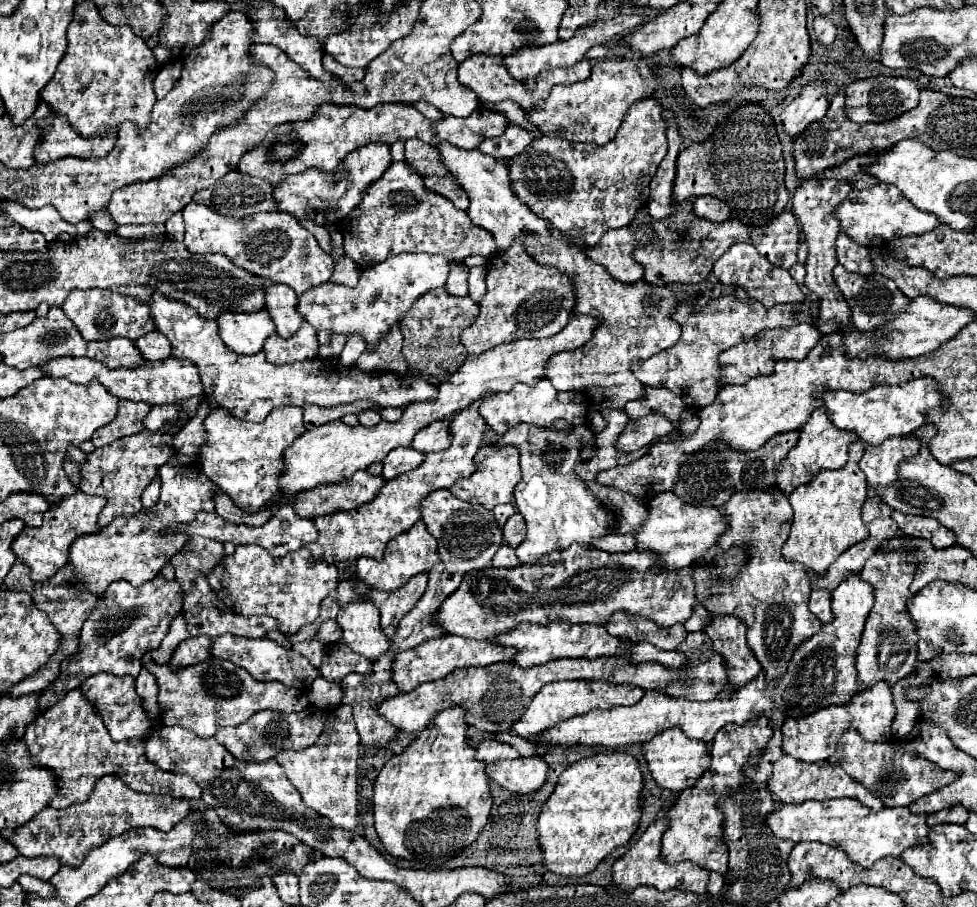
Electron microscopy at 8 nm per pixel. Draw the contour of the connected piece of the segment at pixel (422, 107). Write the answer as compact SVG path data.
M414 103L414 107L416 107L424 117L428 117L428 119L434 119L434 121L442 119L442 111L438 111L436 107L432 107L432 105L428 105L428 103Z

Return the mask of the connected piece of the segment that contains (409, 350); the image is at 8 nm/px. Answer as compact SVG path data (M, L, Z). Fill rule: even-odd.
M444 287L420 295L420 299L416 299L416 303L406 311L404 319L400 321L400 329L404 335L402 355L408 363L408 373L432 375L432 377L456 373L466 359L466 351L464 347L460 347L460 331L468 327L472 319L476 319L476 311L478 305L470 297L456 299L454 295L448 295ZM436 331L440 331L440 339L436 339L436 347L432 347L432 351L424 351L424 343L432 343L432 335L436 335Z

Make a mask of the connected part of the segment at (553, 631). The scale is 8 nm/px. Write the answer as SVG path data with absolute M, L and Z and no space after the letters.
M520 623L512 631L498 635L496 643L504 647L514 647L518 653L512 657L512 663L520 667L544 665L548 661L562 659L562 657L596 659L600 655L614 655L626 647L622 639L608 635L608 631L602 625L594 625L594 623L546 623L546 625Z

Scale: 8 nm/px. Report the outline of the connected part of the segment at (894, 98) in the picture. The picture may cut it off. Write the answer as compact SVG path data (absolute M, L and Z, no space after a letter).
M872 77L872 79L860 79L846 87L846 115L854 123L882 123L900 117L902 113L914 109L918 105L920 87L916 81L908 77Z

